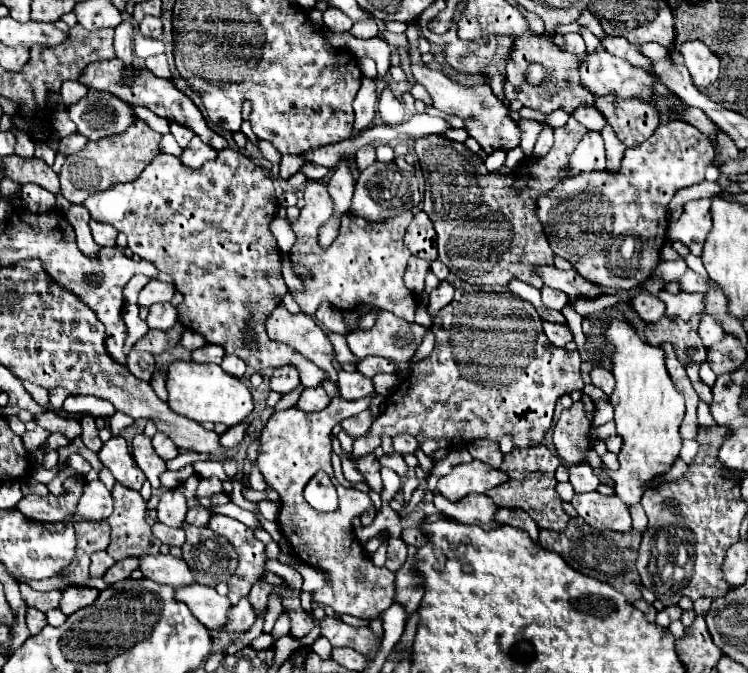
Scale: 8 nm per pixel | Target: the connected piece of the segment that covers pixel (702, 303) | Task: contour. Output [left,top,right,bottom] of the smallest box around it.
[658,292,706,320]

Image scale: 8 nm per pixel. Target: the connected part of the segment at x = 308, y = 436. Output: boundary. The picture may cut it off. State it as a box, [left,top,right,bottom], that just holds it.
[258,396,394,618]

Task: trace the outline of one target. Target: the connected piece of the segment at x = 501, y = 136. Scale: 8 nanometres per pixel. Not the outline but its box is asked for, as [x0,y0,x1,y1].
[410,49,520,154]

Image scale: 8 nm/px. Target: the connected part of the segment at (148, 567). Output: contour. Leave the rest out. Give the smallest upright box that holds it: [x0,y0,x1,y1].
[140,554,196,588]

